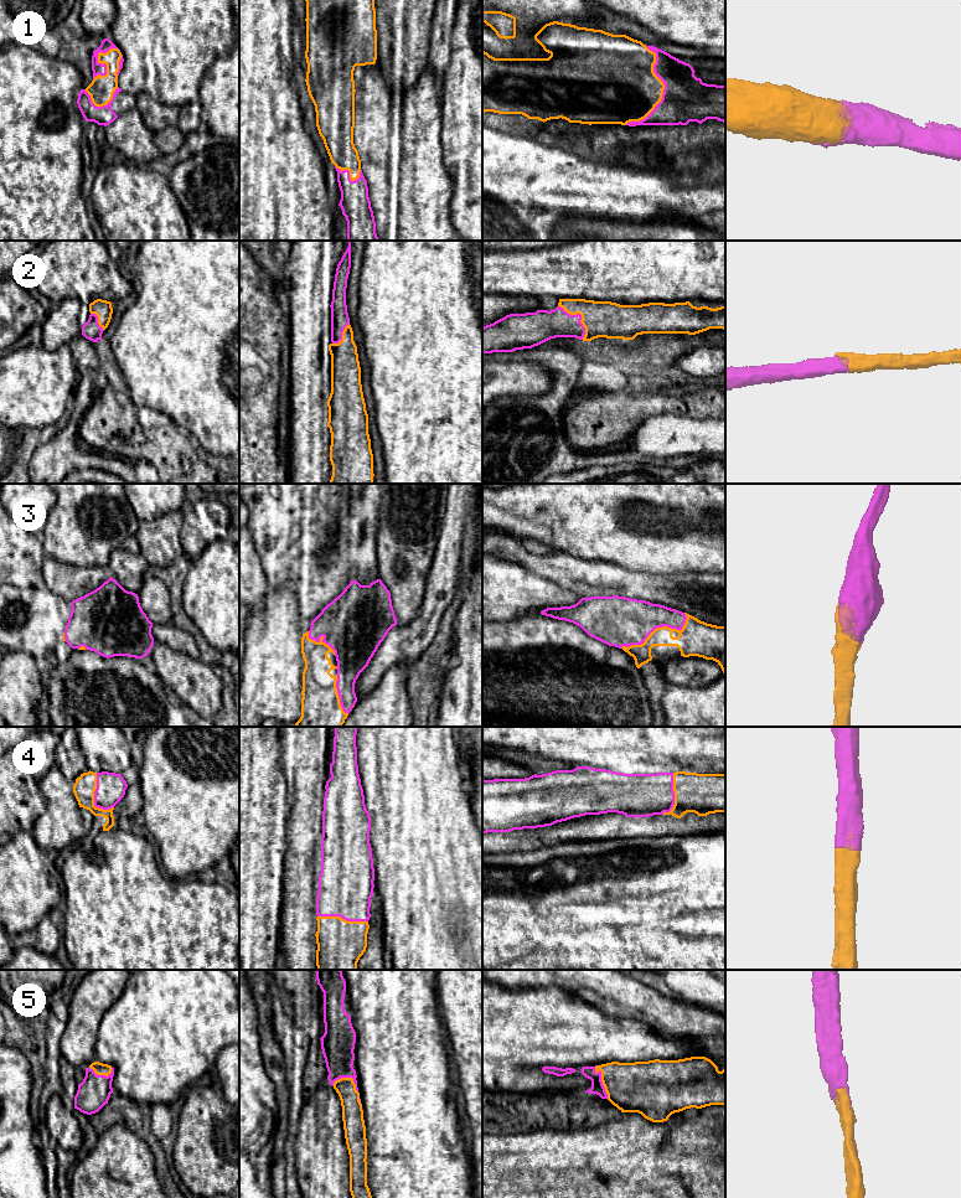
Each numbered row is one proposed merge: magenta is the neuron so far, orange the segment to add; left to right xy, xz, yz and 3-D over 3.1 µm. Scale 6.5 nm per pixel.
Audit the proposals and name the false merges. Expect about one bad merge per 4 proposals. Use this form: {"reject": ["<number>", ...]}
{"reject": []}

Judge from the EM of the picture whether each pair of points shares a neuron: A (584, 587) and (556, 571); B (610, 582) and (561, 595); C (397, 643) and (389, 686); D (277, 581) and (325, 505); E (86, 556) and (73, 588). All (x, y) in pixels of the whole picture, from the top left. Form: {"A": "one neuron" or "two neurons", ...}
{"A": "one neuron", "B": "two neurons", "C": "two neurons", "D": "one neuron", "E": "two neurons"}

